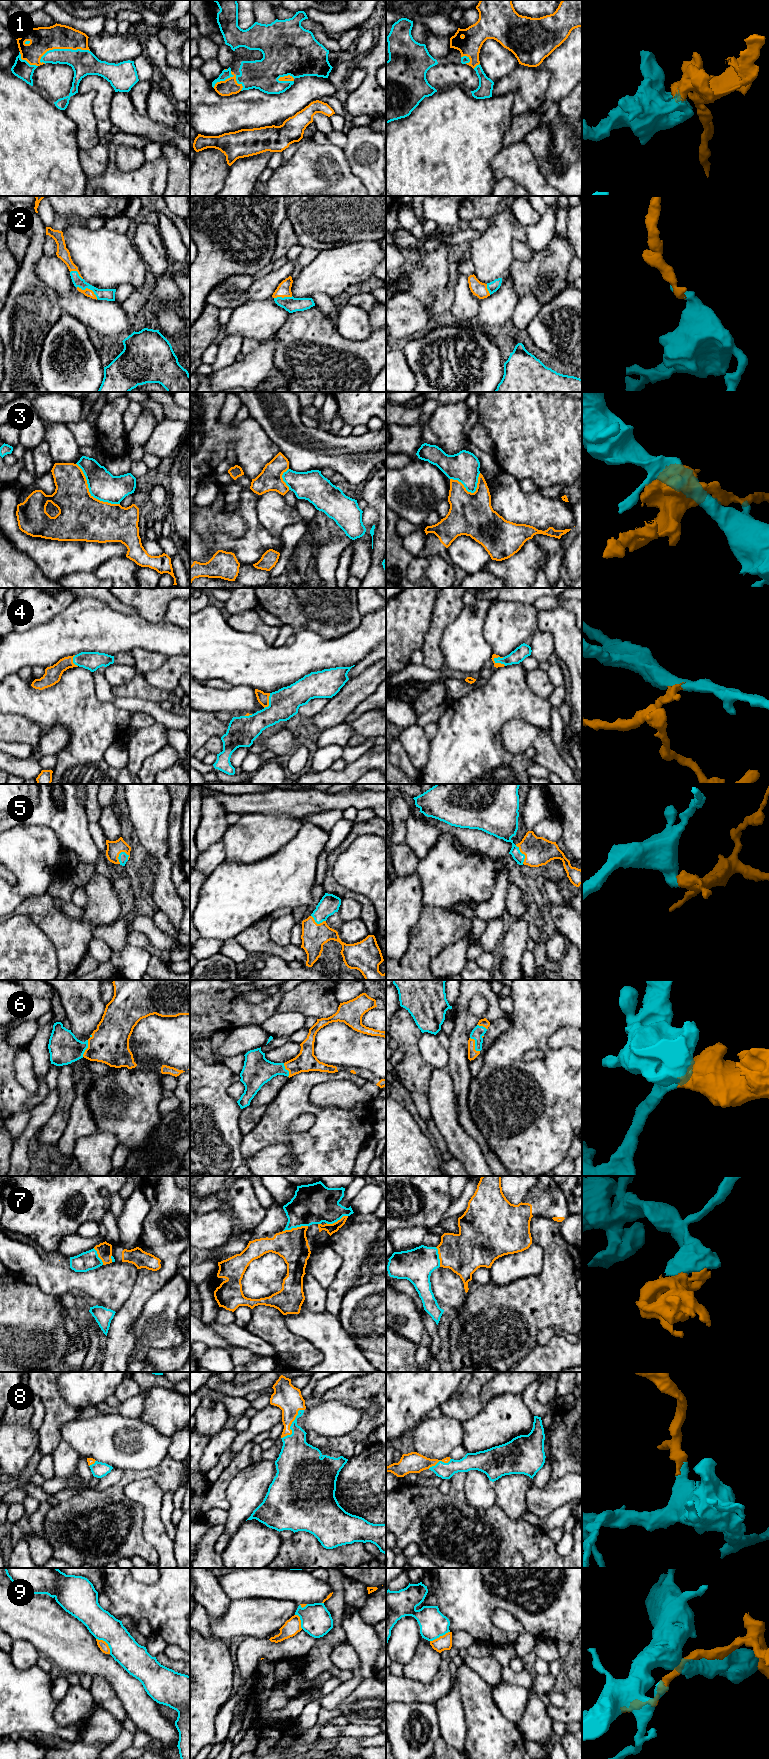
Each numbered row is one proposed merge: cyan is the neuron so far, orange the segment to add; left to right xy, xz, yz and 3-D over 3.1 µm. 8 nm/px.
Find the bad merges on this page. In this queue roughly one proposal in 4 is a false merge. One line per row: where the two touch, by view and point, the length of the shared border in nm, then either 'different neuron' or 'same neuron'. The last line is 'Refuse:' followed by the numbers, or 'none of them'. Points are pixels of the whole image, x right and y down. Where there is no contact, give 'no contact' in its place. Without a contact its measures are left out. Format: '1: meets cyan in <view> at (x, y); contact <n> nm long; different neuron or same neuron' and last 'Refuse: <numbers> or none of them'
1: meets cyan in xy at (63, 49); contact 420 nm long; same neuron
2: meets cyan in xy at (88, 288); contact 200 nm long; same neuron
3: meets cyan in xy at (90, 493); contact 480 nm long; different neuron
4: meets cyan in yz at (499, 662); contact 120 nm long; same neuron
5: meets cyan in xy at (119, 856); contact 110 nm long; same neuron
6: meets cyan in yz at (475, 1045); contact 140 nm long; same neuron
7: meets cyan in xz at (295, 1227); contact 200 nm long; same neuron
8: meets cyan in xz at (291, 1425); contact 300 nm long; same neuron
9: meets cyan in xy at (106, 1642); contact 170 nm long; different neuron
Refuse: 3, 9

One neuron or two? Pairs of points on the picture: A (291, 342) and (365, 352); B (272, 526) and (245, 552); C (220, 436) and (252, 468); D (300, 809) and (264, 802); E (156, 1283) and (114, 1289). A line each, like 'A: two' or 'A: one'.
A: one
B: two
C: one
D: one
E: two

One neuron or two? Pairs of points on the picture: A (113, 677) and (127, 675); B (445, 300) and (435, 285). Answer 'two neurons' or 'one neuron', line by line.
A: one neuron
B: two neurons

